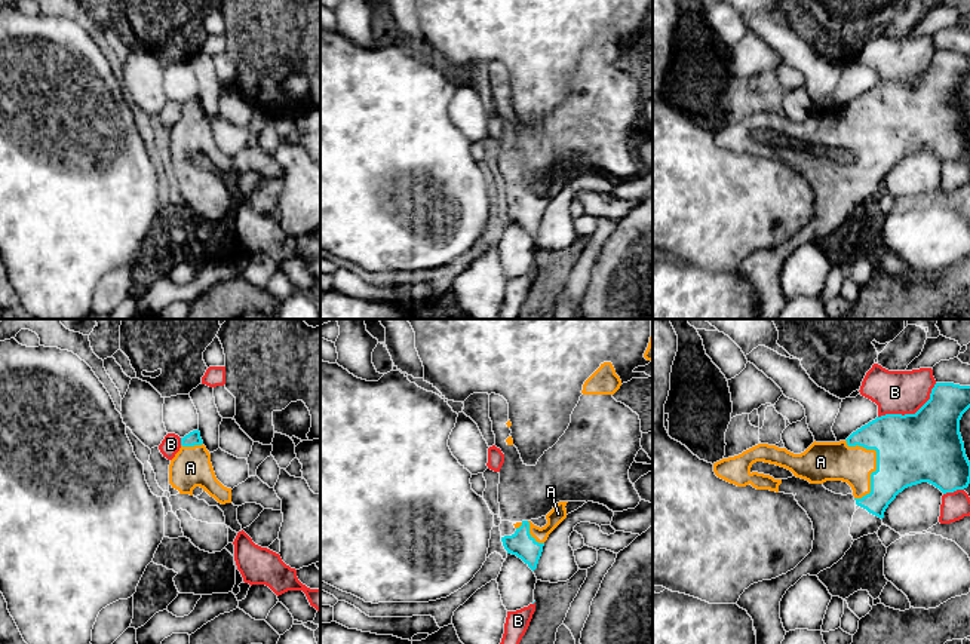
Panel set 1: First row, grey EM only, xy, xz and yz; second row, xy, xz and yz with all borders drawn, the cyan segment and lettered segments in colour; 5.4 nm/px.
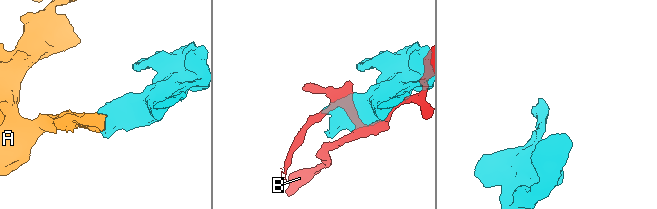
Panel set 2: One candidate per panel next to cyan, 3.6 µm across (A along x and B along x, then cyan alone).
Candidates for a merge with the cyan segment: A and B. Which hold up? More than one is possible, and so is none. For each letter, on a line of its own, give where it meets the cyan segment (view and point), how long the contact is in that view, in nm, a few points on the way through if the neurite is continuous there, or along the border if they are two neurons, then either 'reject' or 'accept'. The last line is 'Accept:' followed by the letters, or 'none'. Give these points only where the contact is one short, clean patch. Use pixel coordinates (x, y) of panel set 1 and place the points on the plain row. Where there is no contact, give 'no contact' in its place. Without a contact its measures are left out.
A: contact yz (877, 131); length 340 nm; way yz (912, 116), (893, 119), (877, 131), (831, 128); accept
B: contact yz (911, 82); length 380 nm; reject
Accept: A

